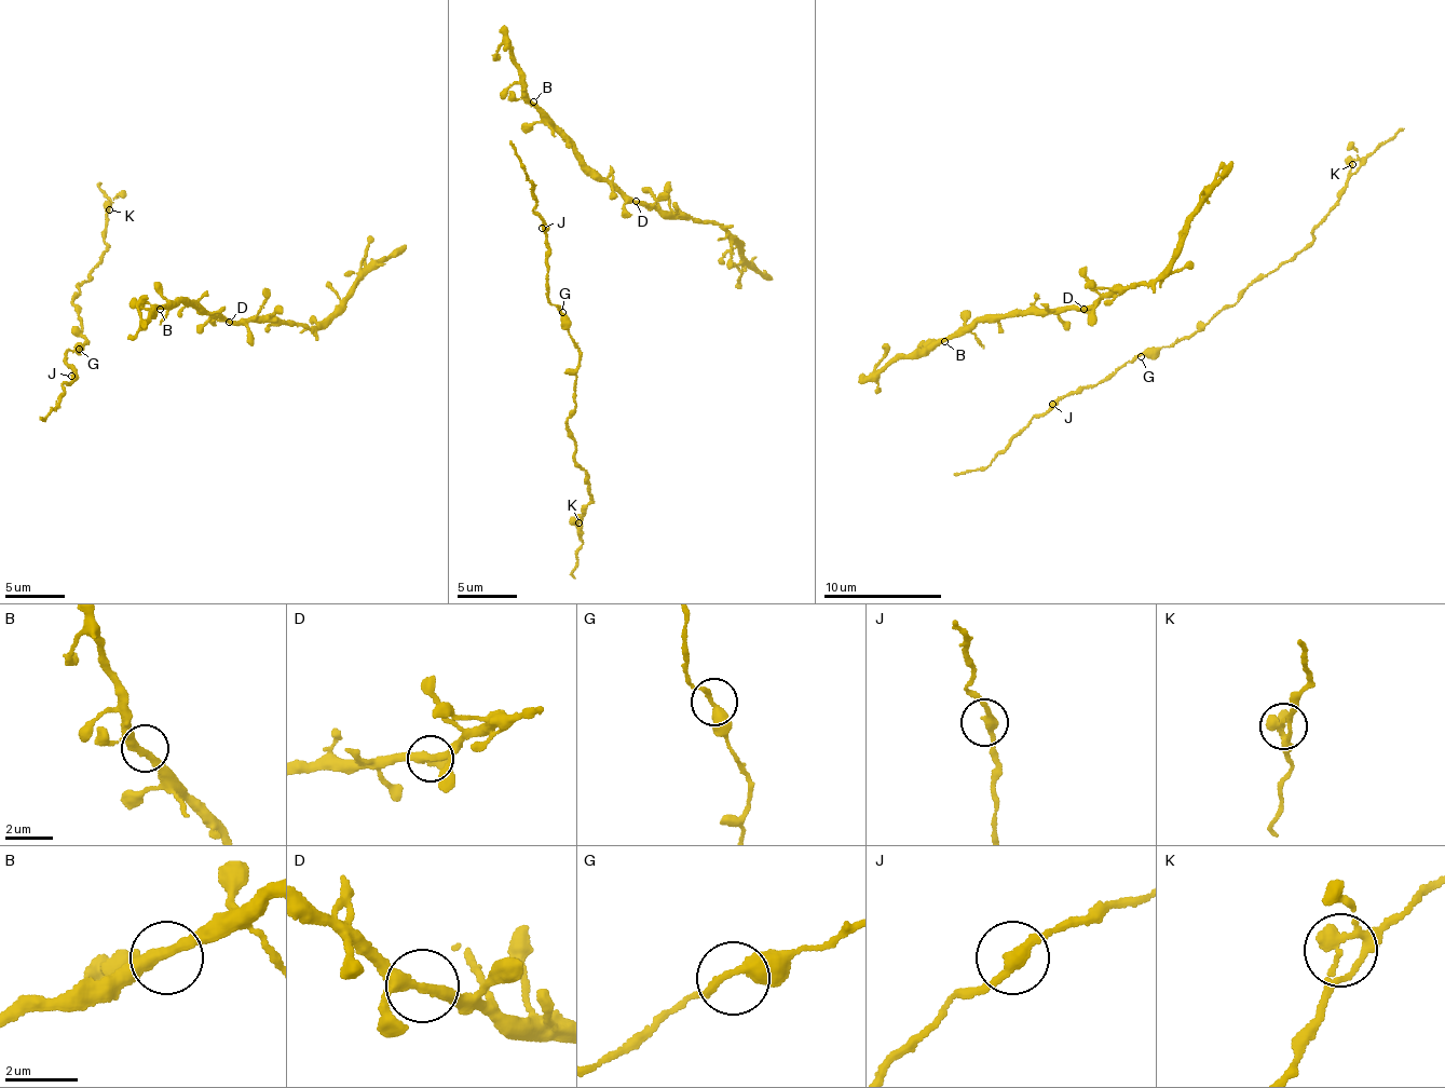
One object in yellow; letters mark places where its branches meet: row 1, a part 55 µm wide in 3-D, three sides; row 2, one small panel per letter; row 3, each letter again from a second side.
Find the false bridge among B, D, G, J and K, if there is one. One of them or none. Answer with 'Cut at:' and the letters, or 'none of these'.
Cut at: none of these

